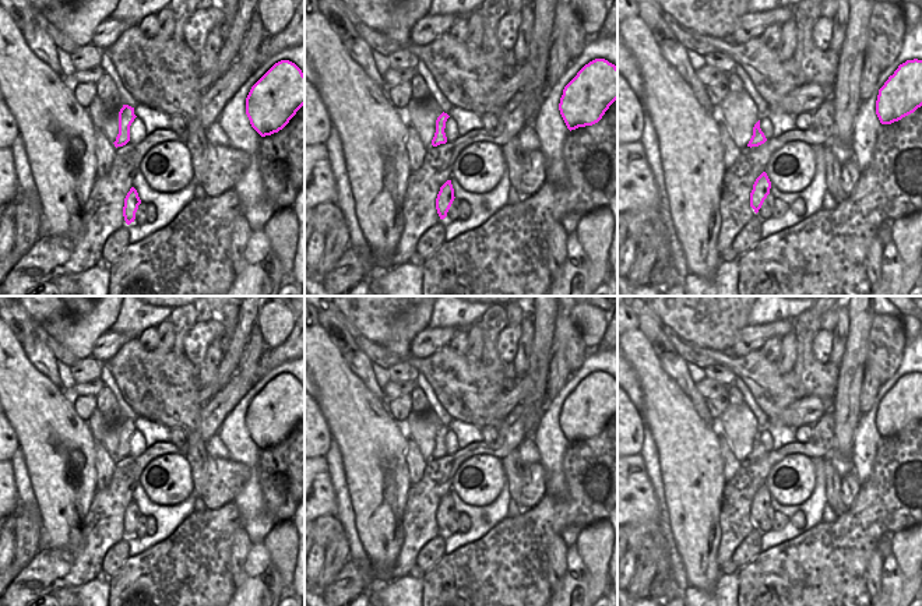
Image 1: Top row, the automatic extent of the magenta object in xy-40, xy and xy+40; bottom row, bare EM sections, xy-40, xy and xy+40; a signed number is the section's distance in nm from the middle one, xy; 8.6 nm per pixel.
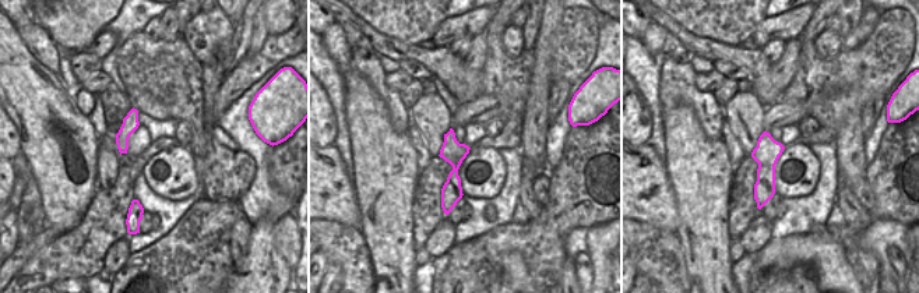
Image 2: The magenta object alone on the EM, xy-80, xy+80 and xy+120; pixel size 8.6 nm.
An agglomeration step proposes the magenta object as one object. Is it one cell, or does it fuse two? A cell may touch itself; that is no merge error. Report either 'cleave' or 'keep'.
cleave

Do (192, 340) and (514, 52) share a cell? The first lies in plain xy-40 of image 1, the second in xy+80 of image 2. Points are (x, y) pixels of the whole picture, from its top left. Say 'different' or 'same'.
same

